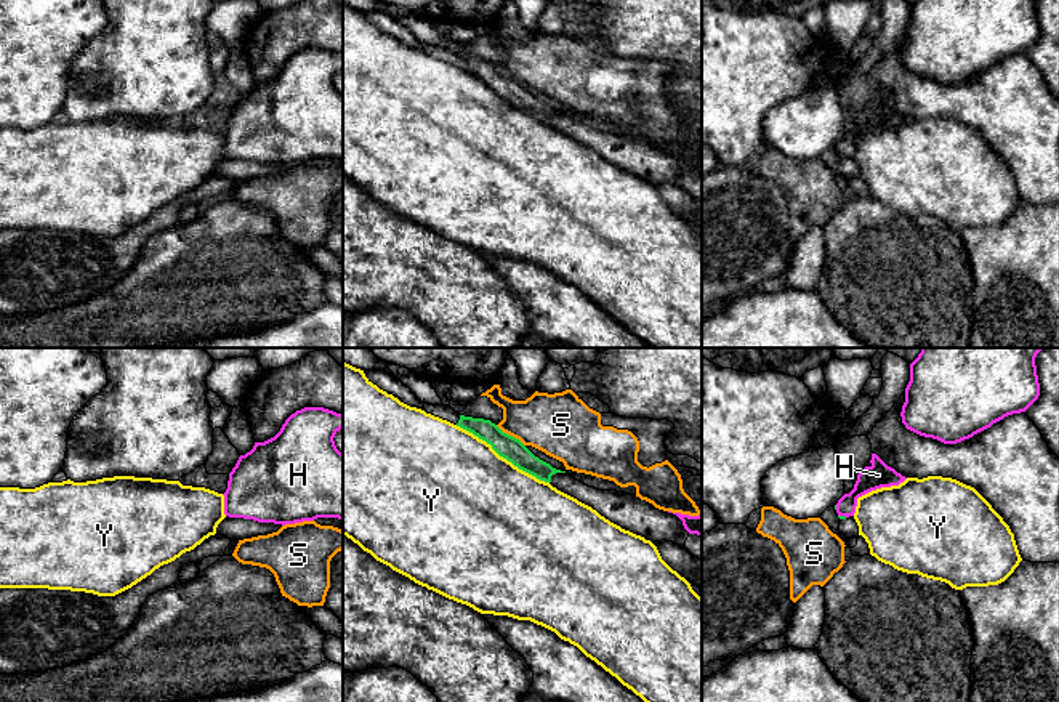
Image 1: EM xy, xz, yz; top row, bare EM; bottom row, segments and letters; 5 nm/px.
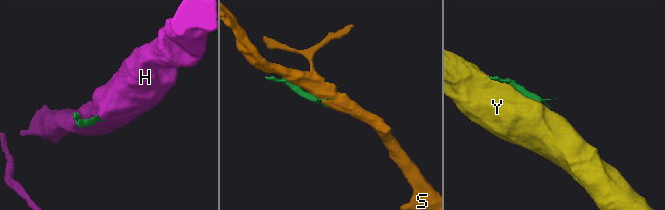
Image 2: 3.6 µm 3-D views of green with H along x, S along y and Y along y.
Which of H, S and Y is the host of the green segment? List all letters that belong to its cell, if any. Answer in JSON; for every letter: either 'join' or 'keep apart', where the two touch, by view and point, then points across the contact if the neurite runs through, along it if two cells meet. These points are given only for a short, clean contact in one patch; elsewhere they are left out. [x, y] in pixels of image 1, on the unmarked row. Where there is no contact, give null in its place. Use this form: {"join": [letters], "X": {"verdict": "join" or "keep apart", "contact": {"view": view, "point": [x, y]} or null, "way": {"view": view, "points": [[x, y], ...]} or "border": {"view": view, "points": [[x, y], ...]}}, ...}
{"join": ["H"], "H": {"verdict": "join", "contact": {"view": "yz", "point": [843, 157]}, "way": {"view": "yz", "points": [[838, 157], [843, 157], [846, 145], [870, 119]]}}, "S": {"verdict": "keep apart", "contact": {"view": "xz", "point": [508, 76]}, "border": {"view": "xz", "points": [[495, 66], [524, 87]]}}, "Y": {"verdict": "keep apart", "contact": {"view": "xz", "point": [502, 96]}}}

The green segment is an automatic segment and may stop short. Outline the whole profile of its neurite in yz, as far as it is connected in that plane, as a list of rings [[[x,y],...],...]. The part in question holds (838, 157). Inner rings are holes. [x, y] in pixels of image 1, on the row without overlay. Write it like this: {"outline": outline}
{"outline": [[[872,95],[870,104],[870,107],[865,107],[857,115],[854,130],[844,135],[835,146],[840,160],[854,157],[859,138],[881,128],[899,127],[907,120],[894,109],[888,107],[876,95]]]}

